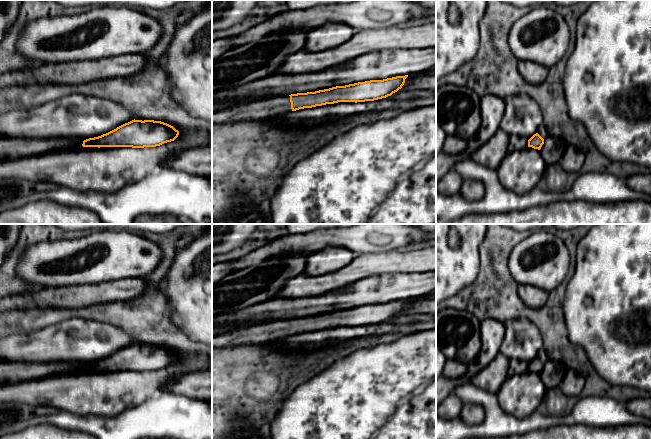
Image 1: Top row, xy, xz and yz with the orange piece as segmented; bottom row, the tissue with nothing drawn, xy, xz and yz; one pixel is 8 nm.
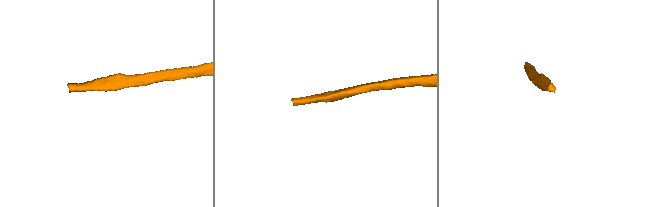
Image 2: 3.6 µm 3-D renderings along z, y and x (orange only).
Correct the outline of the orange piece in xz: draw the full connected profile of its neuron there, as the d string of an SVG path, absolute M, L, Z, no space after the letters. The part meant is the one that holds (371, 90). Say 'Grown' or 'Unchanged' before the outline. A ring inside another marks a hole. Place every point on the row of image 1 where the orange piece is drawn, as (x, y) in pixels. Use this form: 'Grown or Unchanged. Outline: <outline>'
Grown. Outline: M405 76L336 86L315 92L254 99L212 111L212 124L269 119L291 111L338 102L374 101L391 96L405 83Z

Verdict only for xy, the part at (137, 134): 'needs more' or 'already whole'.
already whole

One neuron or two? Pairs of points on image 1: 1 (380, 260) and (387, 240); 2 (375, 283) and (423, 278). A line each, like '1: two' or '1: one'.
1: two
2: one

